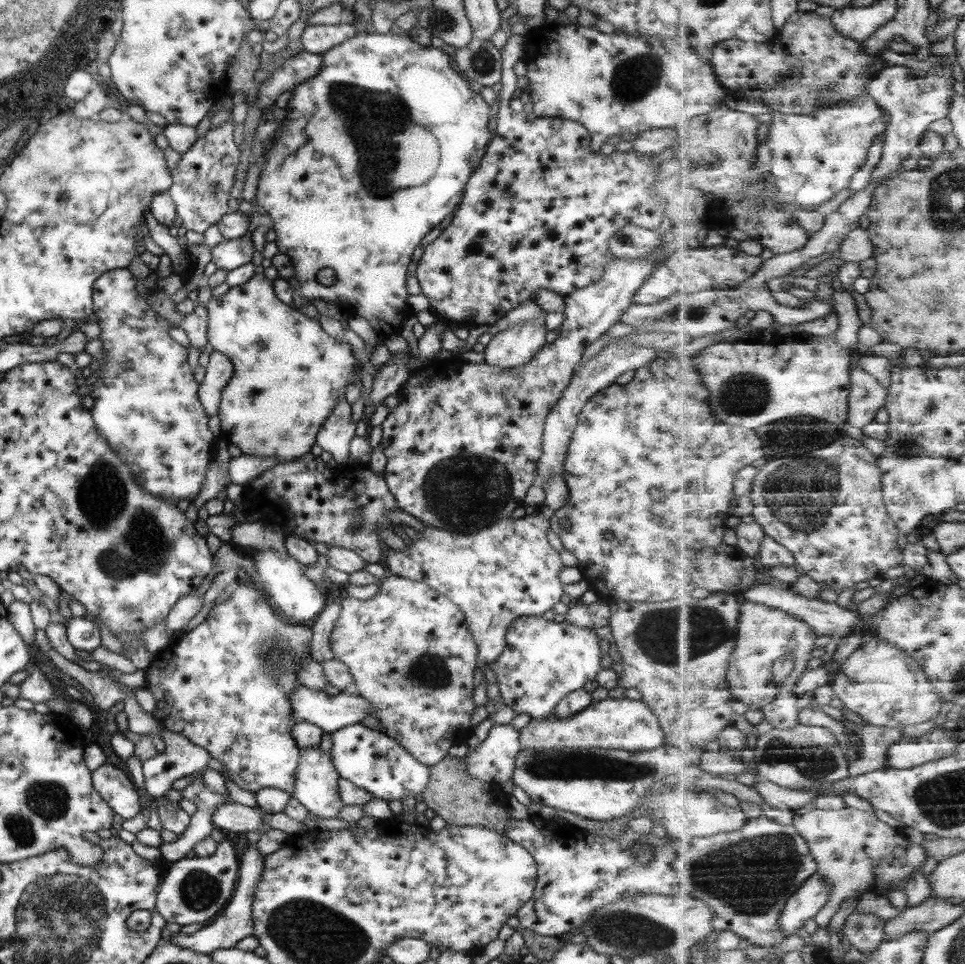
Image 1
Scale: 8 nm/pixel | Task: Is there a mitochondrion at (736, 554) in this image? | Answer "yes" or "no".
no

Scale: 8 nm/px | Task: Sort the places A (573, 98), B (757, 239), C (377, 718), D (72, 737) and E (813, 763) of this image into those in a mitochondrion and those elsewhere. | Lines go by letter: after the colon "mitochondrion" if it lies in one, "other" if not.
A: other
B: other
C: other
D: other
E: mitochondrion

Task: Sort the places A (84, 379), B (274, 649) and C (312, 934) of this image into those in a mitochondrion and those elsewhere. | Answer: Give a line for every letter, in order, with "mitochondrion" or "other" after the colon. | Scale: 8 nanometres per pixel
A: other
B: mitochondrion
C: mitochondrion

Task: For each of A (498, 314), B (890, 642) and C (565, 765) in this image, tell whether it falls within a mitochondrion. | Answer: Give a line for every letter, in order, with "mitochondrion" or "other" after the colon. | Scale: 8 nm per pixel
A: other
B: other
C: mitochondrion

